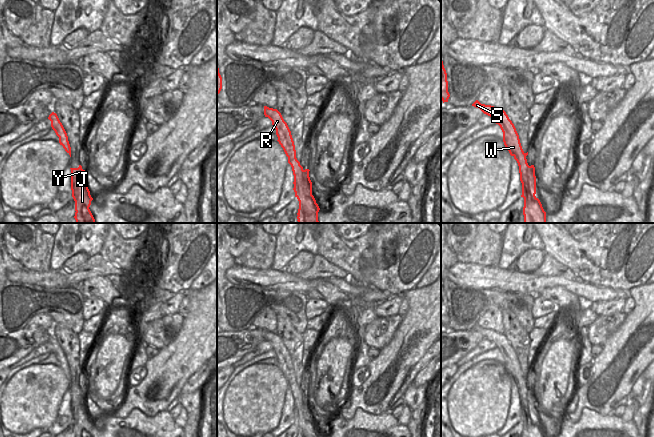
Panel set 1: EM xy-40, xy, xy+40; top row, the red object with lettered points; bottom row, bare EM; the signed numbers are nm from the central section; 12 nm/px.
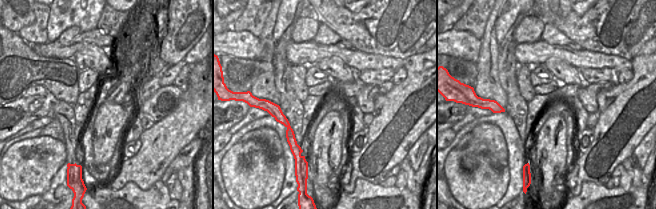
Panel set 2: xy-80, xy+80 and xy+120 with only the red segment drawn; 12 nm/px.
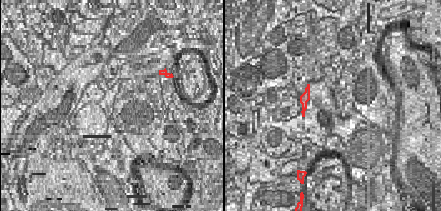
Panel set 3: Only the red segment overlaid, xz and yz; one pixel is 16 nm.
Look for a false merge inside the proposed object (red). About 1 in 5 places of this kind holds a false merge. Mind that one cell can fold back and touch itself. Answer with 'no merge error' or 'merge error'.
no merge error

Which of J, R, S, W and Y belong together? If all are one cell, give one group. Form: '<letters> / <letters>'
J R S W Y

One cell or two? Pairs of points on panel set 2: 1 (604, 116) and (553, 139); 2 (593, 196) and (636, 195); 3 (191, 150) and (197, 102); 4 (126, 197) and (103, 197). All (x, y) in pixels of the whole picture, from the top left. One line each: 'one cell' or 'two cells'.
1: two cells
2: one cell
3: two cells
4: one cell

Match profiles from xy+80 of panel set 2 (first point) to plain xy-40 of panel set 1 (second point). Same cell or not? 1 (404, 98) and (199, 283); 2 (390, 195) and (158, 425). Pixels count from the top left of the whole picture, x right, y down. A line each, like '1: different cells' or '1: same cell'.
1: different cells
2: same cell

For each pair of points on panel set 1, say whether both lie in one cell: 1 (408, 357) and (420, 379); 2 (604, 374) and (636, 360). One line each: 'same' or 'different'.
1: different
2: same

